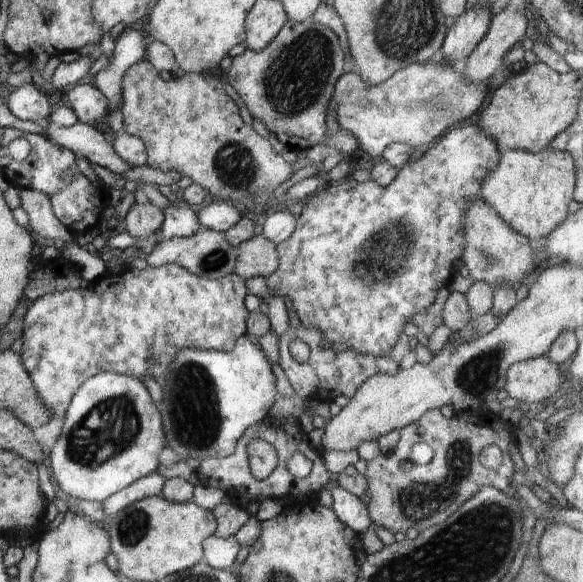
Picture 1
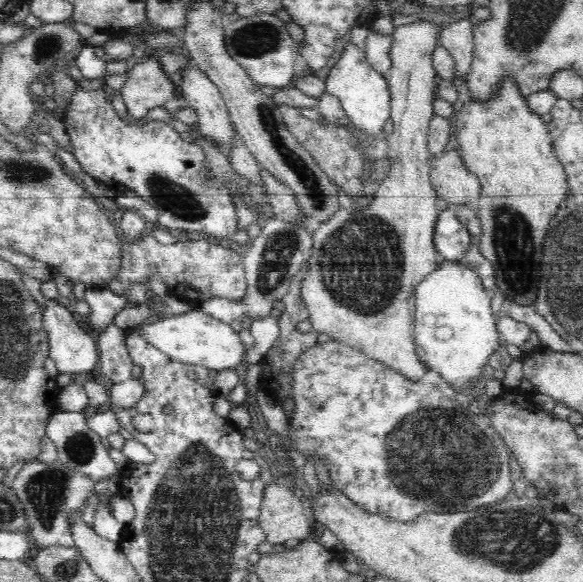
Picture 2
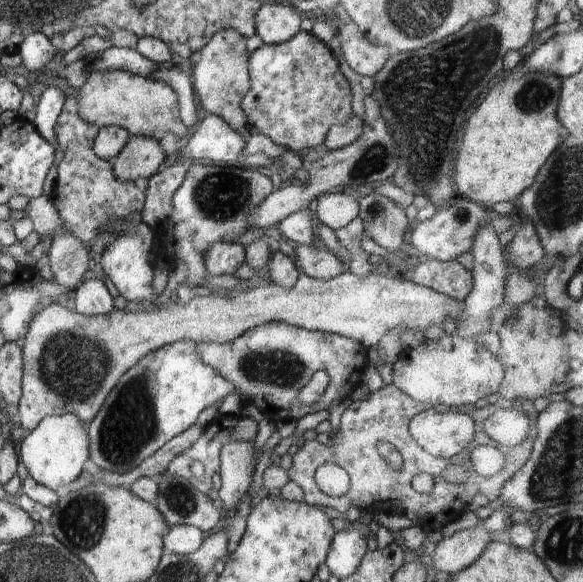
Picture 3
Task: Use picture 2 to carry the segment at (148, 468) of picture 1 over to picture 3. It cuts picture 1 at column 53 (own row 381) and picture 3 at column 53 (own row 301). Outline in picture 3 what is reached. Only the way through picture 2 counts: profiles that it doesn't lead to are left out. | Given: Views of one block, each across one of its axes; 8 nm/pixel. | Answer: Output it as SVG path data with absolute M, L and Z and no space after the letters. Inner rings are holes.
M74 414L45 416L40 424L24 438L20 448L20 458L30 476L38 484L43 484L50 490L64 492L70 482L74 482L82 471L83 464L90 458L88 452L88 434L82 428L82 422Z

